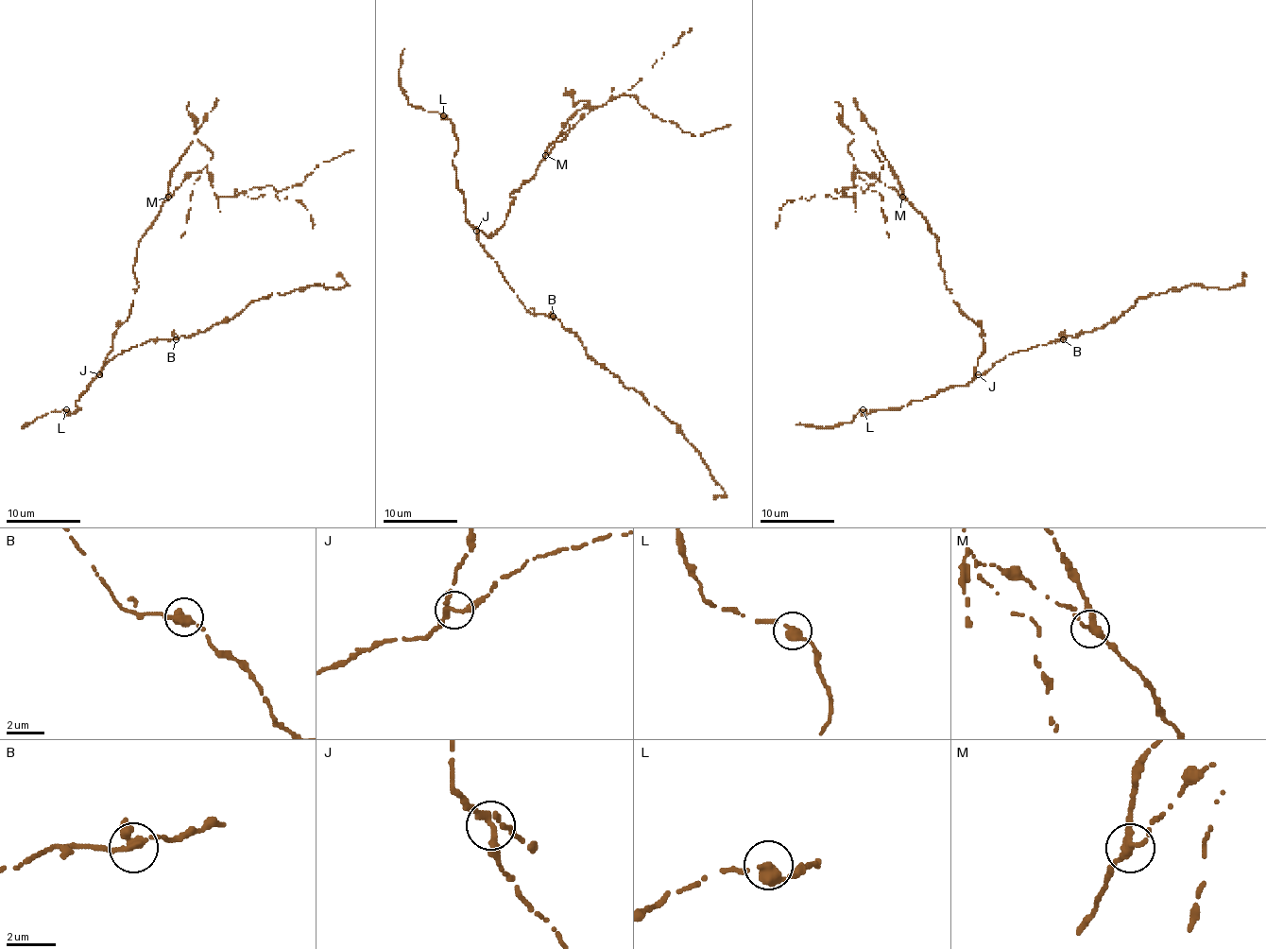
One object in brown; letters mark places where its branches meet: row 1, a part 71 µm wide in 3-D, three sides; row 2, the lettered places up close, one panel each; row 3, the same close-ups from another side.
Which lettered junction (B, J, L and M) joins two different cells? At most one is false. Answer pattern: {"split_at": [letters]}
{"split_at": ["M"]}

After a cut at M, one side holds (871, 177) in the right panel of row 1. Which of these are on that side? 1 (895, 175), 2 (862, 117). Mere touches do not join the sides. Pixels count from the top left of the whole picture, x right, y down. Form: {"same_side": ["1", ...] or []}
{"same_side": []}

